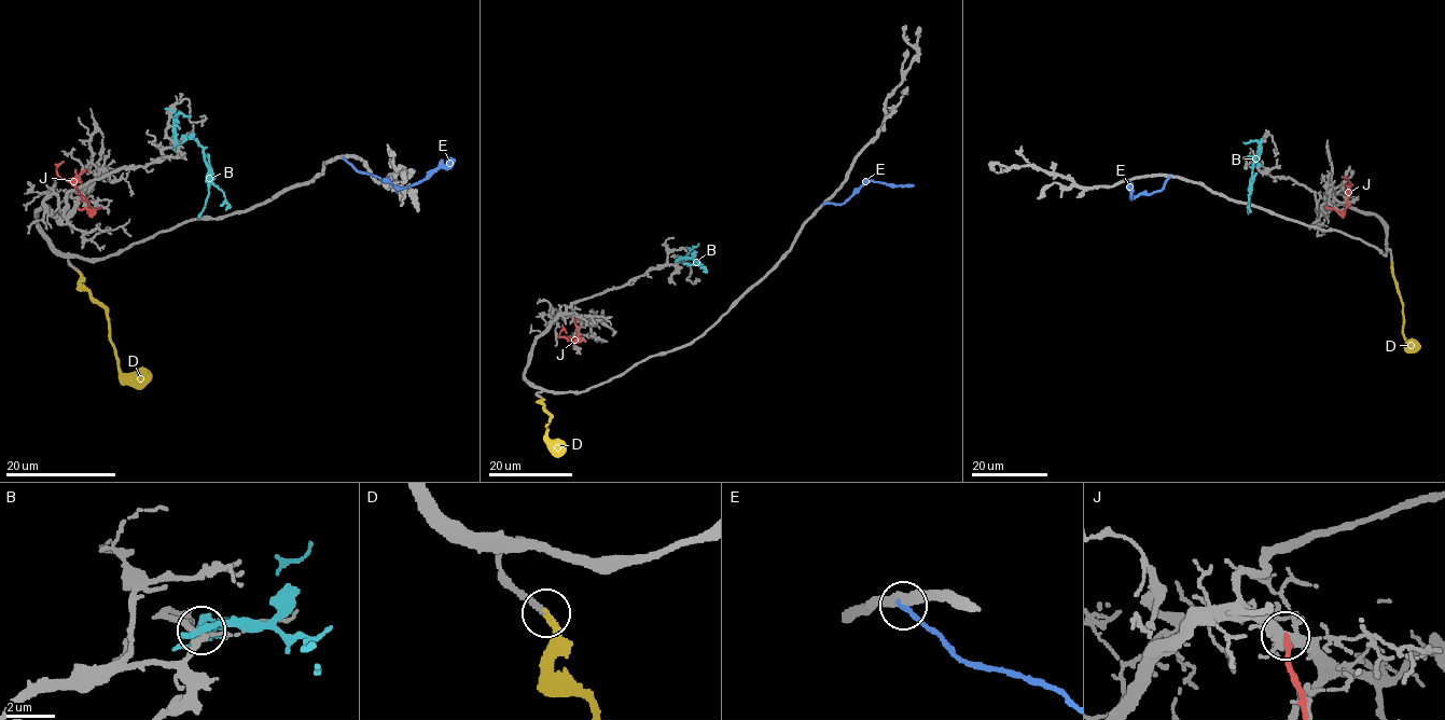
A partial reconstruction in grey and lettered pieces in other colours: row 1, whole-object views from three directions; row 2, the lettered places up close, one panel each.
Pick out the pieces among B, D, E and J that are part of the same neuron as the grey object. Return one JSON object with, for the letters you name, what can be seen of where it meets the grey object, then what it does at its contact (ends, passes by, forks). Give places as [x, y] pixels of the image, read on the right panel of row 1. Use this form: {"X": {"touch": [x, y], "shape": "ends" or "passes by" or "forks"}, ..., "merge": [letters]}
{"D": {"touch": [1391, 262], "shape": "ends"}, "merge": ["D"]}

